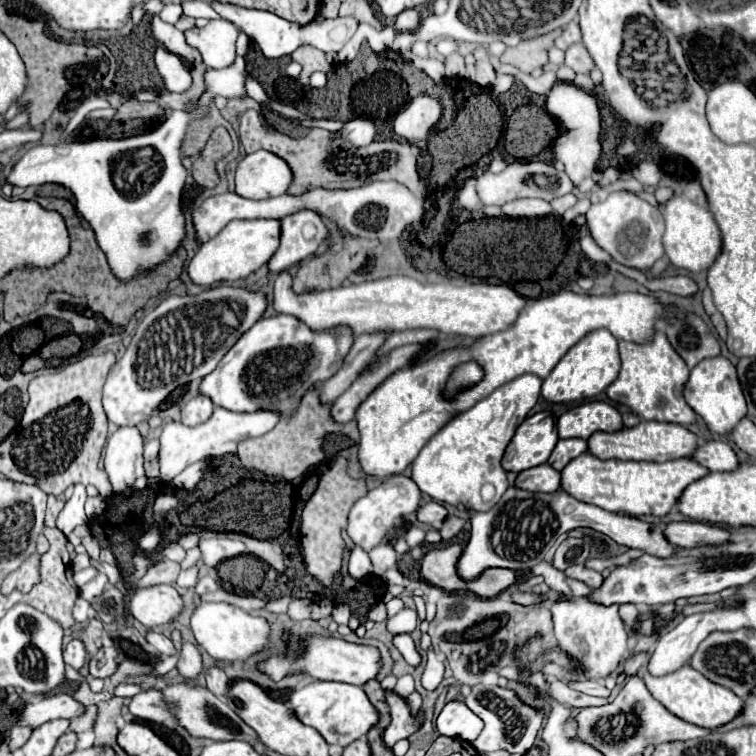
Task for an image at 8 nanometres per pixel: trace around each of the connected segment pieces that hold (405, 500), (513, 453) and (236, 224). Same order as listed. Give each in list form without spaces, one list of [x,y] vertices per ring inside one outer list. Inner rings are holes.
[[[399,473],[399,475],[393,475],[389,477],[387,481],[383,481],[379,487],[371,489],[365,497],[361,497],[353,507],[351,507],[351,513],[349,513],[349,527],[347,527],[347,533],[349,537],[353,539],[355,545],[363,547],[365,551],[369,551],[371,547],[375,547],[389,529],[393,529],[395,521],[399,515],[407,515],[407,513],[413,513],[417,511],[419,507],[419,501],[421,501],[421,489],[417,487],[417,483]]]
[[[535,413],[533,417],[527,417],[515,431],[503,455],[503,469],[521,473],[547,463],[557,441],[555,417],[551,413]]]
[[[253,219],[253,221],[231,221],[221,233],[203,243],[193,261],[189,263],[189,277],[193,283],[211,287],[219,281],[235,281],[251,275],[259,267],[269,263],[269,257],[277,251],[281,239],[281,223],[277,219]]]

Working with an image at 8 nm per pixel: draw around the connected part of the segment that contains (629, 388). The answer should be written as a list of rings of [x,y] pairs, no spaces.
[[[657,331],[653,341],[645,345],[619,341],[619,351],[621,351],[621,371],[619,377],[607,389],[609,399],[627,405],[633,413],[637,413],[645,421],[655,419],[679,425],[695,423],[697,415],[683,397],[683,387],[689,379],[689,367],[669,345],[665,333]]]

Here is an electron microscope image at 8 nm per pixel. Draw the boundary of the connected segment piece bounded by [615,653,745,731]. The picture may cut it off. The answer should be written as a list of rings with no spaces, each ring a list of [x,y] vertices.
[[[639,653],[633,655],[625,661],[621,661],[619,669],[615,673],[627,673],[627,675],[641,675],[647,689],[651,691],[651,695],[673,715],[677,715],[679,719],[693,723],[697,727],[705,727],[705,729],[719,729],[723,725],[727,725],[729,721],[733,721],[733,717],[737,717],[737,713],[741,713],[741,705],[745,705],[745,701],[741,697],[737,697],[731,689],[717,685],[713,681],[709,681],[707,677],[703,677],[699,671],[695,671],[691,665],[683,665],[681,669],[677,669],[675,673],[663,675],[663,677],[653,677],[647,673],[647,661],[649,661],[649,653]]]

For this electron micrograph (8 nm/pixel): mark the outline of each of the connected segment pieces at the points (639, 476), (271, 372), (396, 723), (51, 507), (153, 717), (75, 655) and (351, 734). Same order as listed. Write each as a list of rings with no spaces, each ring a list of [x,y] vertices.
[[[583,453],[573,459],[561,471],[561,487],[583,503],[597,505],[605,511],[625,513],[633,517],[655,515],[665,517],[671,507],[679,501],[683,489],[693,481],[705,477],[709,469],[687,459],[671,459],[665,463],[645,463],[645,461],[619,461],[619,459],[599,459],[591,453]]]
[[[277,313],[263,317],[229,349],[217,369],[203,379],[201,393],[229,411],[251,413],[257,409],[273,409],[287,419],[293,417],[303,395],[313,385],[325,383],[341,369],[349,345],[353,345],[353,331],[345,329],[345,325],[341,329],[313,333],[313,329],[293,315]]]
[[[387,691],[385,699],[387,699],[389,707],[391,707],[391,717],[393,717],[393,719],[391,719],[391,725],[385,729],[383,741],[385,741],[385,745],[393,747],[399,739],[405,739],[405,737],[409,737],[413,731],[417,731],[419,725],[423,723],[423,719],[421,719],[421,715],[411,717],[409,707],[407,707],[407,703],[405,703],[403,697]]]
[[[49,497],[49,503],[47,503],[47,517],[45,517],[45,523],[47,525],[55,525],[55,521],[57,521],[57,515],[61,513],[61,509],[63,509],[63,505],[65,505],[65,501],[61,499],[61,497]]]
[[[143,691],[135,695],[129,703],[129,711],[141,721],[169,727],[171,713],[169,709],[165,709],[165,701],[161,701],[161,693],[157,691]]]
[[[71,639],[63,651],[63,659],[67,665],[71,665],[73,669],[81,669],[85,663],[85,647],[79,639]]]
[[[311,681],[303,689],[293,691],[293,695],[289,697],[289,707],[305,725],[315,727],[329,745],[341,747],[347,747],[349,743],[367,735],[369,729],[379,721],[379,713],[365,695],[363,687],[337,681]]]

